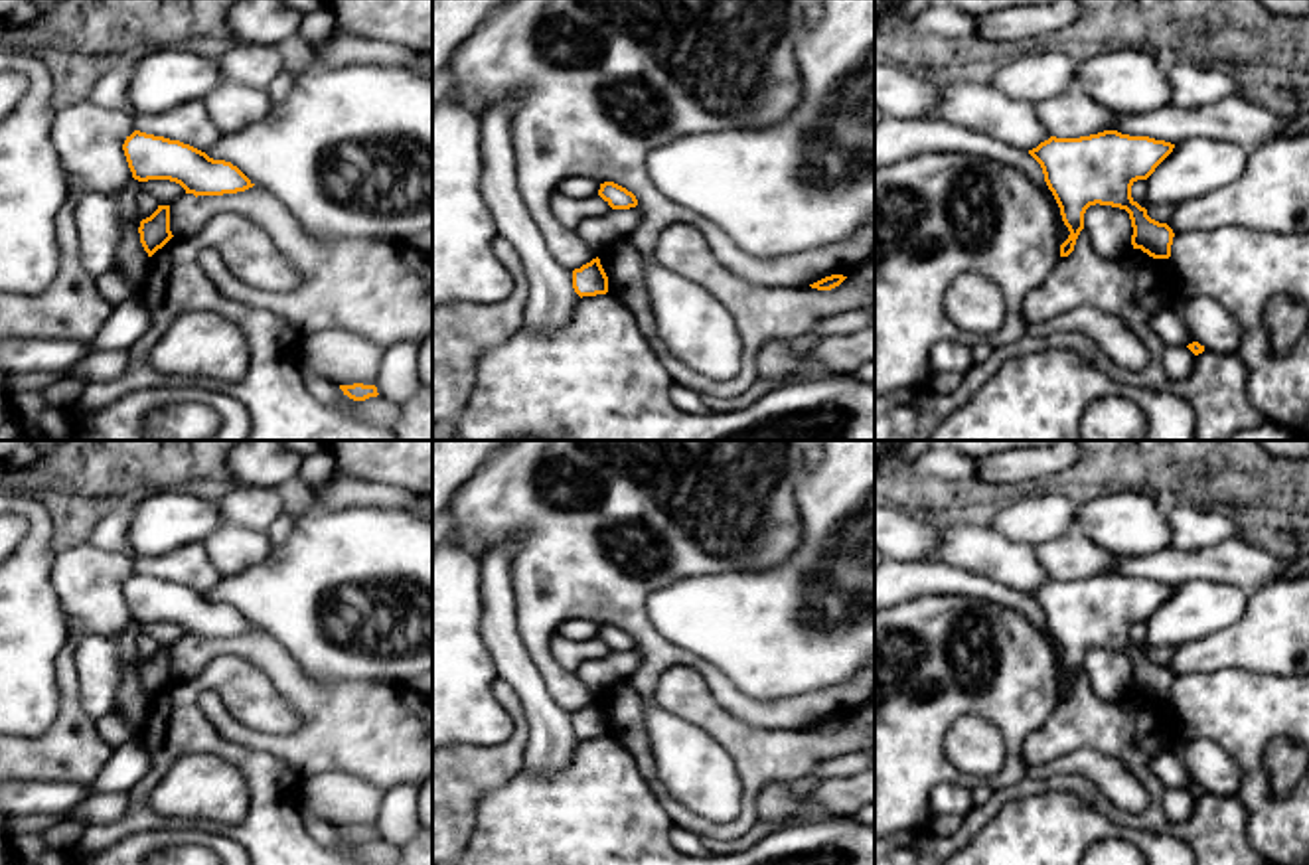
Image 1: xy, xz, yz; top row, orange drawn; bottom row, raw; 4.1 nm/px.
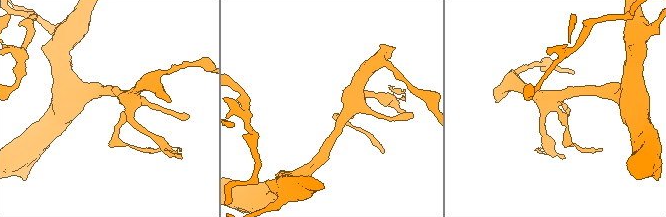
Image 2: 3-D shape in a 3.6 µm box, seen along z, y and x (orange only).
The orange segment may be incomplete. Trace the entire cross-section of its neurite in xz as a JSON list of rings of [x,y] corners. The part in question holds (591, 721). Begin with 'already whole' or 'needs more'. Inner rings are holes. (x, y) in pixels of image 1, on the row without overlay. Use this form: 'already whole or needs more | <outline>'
already whole | [[[598,699],[573,713],[573,731],[580,741],[608,735],[608,719]]]

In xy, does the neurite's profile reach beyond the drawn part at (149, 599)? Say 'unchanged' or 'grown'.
unchanged

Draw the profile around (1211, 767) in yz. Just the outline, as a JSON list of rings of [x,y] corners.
[[[1177,741],[1173,750],[1183,758],[1194,784],[1216,796],[1236,796],[1244,784],[1240,764],[1214,741]]]

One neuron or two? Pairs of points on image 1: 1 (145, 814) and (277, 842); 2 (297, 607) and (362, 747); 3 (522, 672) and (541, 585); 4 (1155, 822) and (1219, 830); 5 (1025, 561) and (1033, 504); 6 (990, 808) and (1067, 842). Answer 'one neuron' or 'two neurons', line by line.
1: one neuron
2: two neurons
3: two neurons
4: one neuron
5: two neurons
6: two neurons

